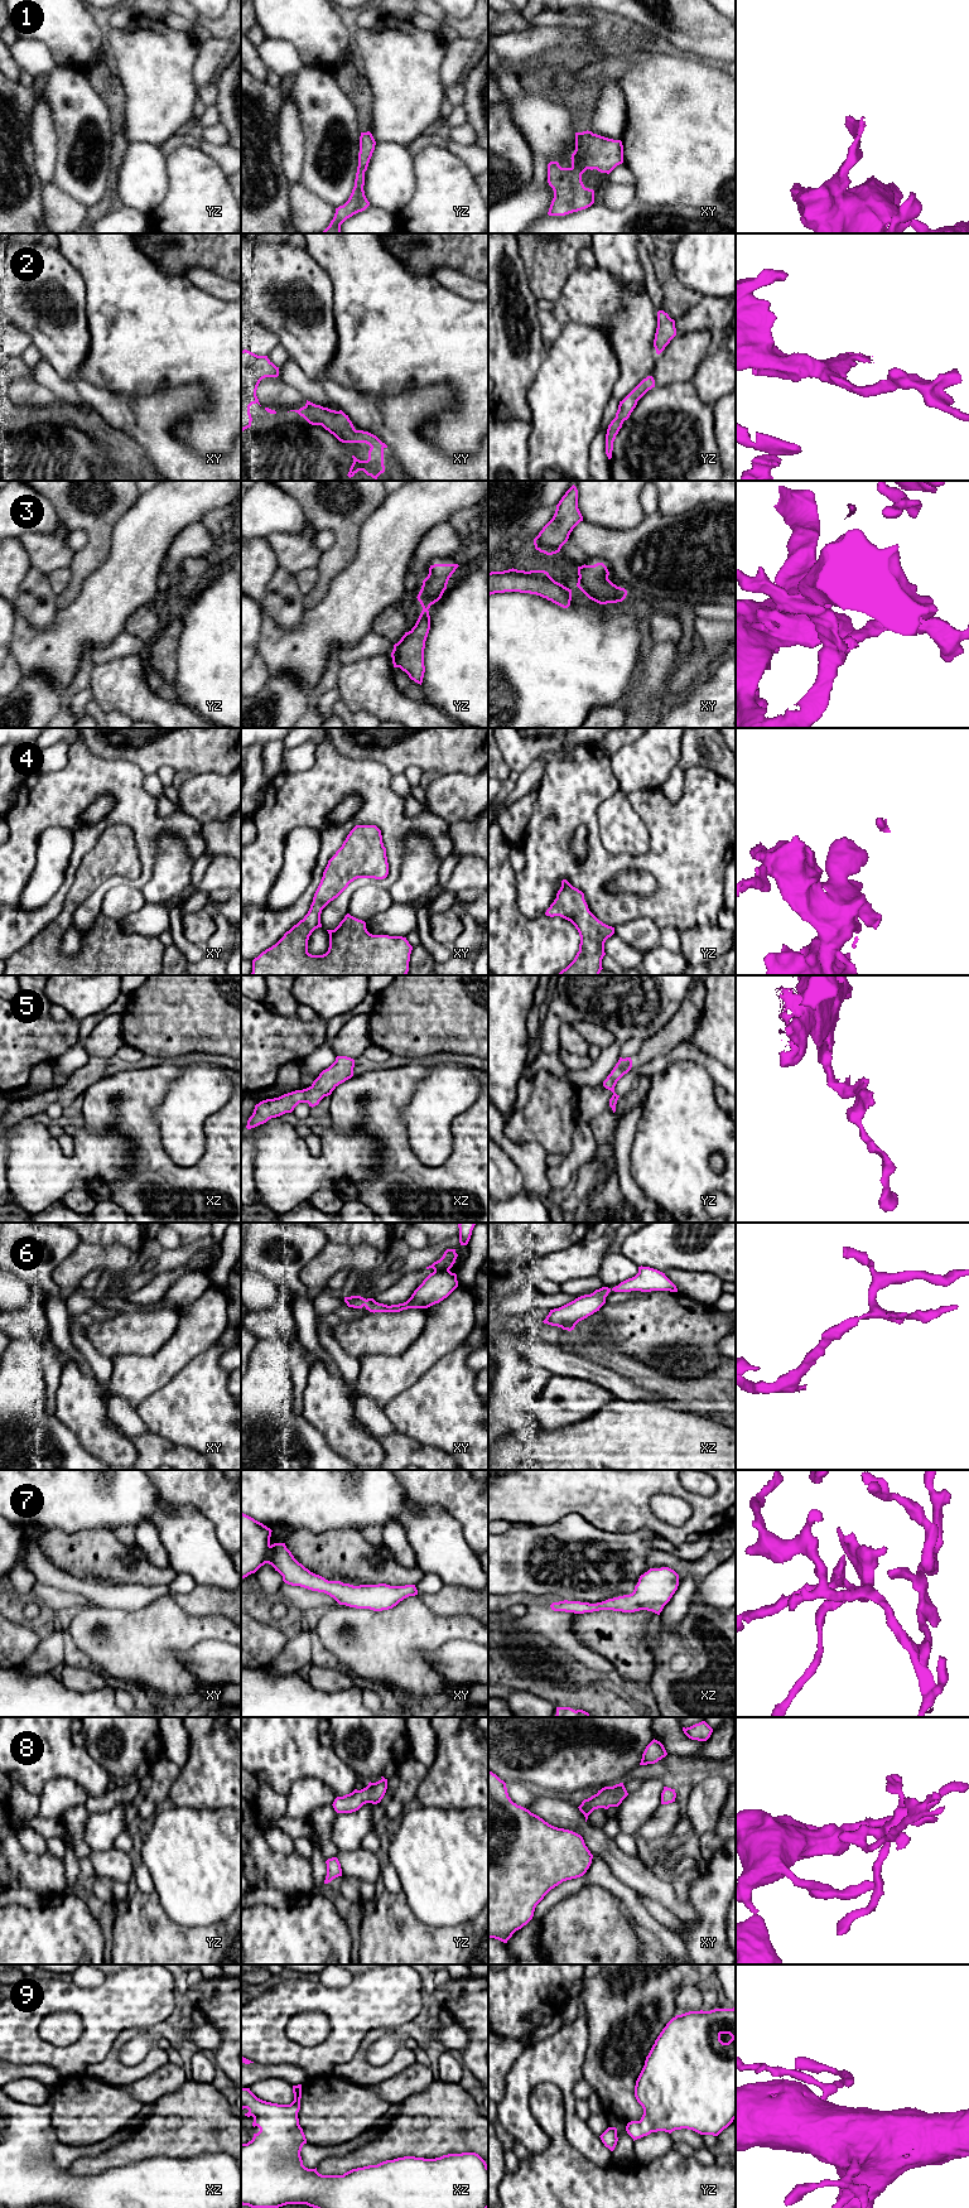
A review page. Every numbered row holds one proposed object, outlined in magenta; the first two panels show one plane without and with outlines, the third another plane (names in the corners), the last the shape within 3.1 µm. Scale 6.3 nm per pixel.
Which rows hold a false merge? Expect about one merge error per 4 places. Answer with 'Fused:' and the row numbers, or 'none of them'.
Fused: none of them

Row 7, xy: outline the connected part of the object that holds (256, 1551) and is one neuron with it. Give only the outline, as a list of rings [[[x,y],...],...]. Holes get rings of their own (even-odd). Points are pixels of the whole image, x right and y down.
[[[241,1512],[241,1580],[269,1563],[288,1585],[324,1592],[339,1605],[373,1611],[392,1609],[404,1599],[418,1595],[415,1585],[353,1586],[341,1581],[328,1581],[299,1563],[285,1543],[271,1544],[271,1532],[270,1528]]]

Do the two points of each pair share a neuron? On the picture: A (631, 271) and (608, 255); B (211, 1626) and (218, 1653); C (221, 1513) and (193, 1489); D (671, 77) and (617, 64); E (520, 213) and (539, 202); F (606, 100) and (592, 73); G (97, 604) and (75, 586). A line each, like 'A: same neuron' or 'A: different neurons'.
A: same neuron
B: different neurons
C: same neuron
D: different neurons
E: same neuron
F: different neurons
G: different neurons

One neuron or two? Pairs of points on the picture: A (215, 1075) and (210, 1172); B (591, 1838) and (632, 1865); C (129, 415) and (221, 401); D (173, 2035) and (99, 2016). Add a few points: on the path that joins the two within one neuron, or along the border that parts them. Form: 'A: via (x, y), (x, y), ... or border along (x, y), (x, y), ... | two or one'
A: border along (227, 1102), (207, 1118), (205, 1142) | two
B: via (601, 1845), (622, 1865) | one
C: border along (181, 386), (188, 382), (197, 382), (210, 399) | two
D: border along (165, 2020), (135, 2029) | two

